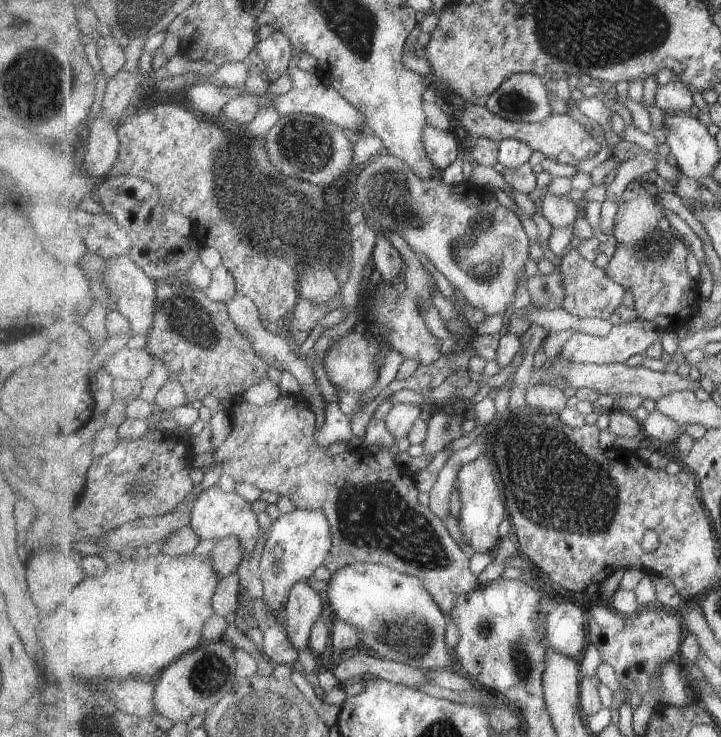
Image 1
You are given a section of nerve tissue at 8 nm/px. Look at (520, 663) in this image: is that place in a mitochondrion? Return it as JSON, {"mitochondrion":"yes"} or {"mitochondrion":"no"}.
{"mitochondrion":"yes"}

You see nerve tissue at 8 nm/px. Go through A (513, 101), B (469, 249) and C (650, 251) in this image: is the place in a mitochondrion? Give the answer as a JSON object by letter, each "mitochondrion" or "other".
{"A":"mitochondrion","B":"mitochondrion","C":"mitochondrion"}

